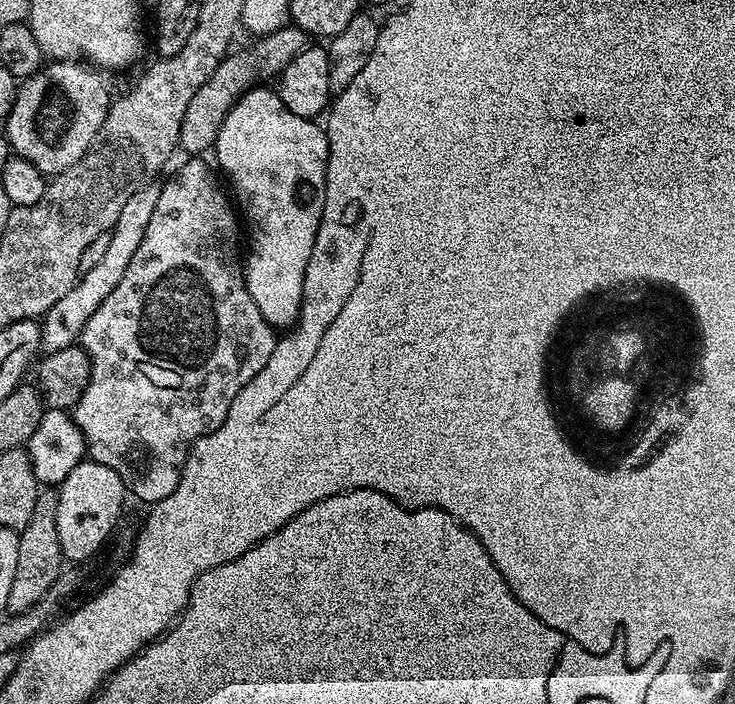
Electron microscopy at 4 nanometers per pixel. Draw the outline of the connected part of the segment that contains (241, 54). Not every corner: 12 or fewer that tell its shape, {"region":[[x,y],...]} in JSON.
{"region":[[285,26],[229,51],[191,98],[185,155],[215,147],[244,93],[279,77],[310,46]]}

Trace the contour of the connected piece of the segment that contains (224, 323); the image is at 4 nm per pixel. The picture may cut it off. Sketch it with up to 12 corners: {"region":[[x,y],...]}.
{"region":[[188,158],[90,314],[86,452],[145,505],[274,354]]}

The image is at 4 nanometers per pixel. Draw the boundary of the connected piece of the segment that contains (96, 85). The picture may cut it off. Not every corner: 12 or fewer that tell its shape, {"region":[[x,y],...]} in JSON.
{"region":[[48,62],[17,87],[7,143],[45,174],[86,154],[101,73]]}

